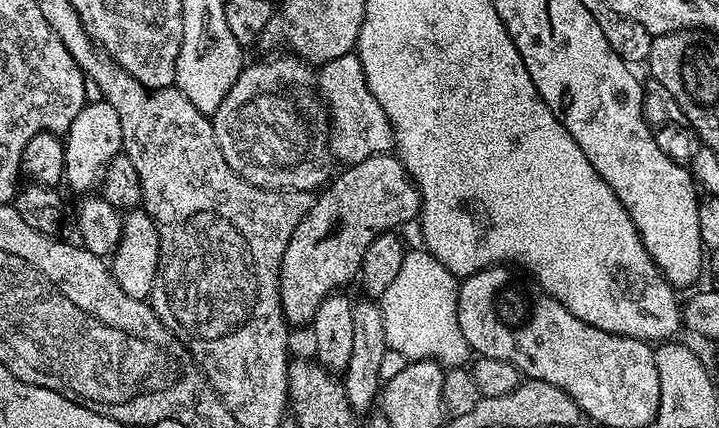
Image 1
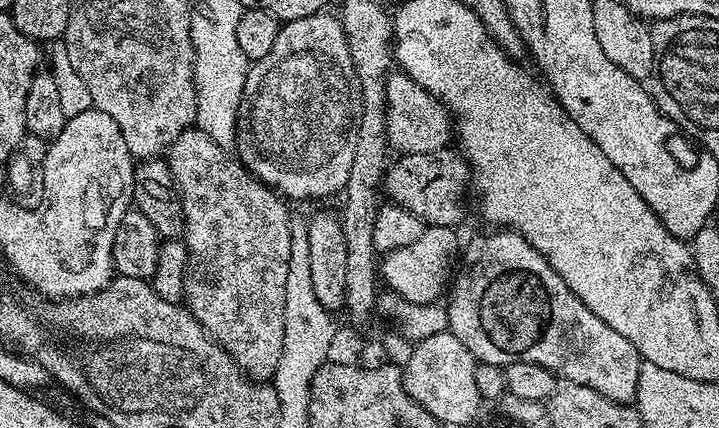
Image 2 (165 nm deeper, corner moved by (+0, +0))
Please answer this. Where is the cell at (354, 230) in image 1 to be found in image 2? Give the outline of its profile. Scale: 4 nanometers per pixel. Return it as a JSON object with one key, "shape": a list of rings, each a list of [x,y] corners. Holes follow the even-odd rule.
{"shape":[[[452,146],[426,154],[401,155],[389,163],[382,192],[391,203],[410,210],[425,225],[455,229],[464,220],[464,203],[470,200],[470,165]]]}

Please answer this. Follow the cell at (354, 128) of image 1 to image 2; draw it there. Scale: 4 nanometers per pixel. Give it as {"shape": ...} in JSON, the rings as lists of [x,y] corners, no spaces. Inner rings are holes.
{"shape":[[[399,70],[388,74],[388,146],[393,153],[409,156],[449,147],[454,136],[454,121],[437,97],[429,94],[414,78]]]}

